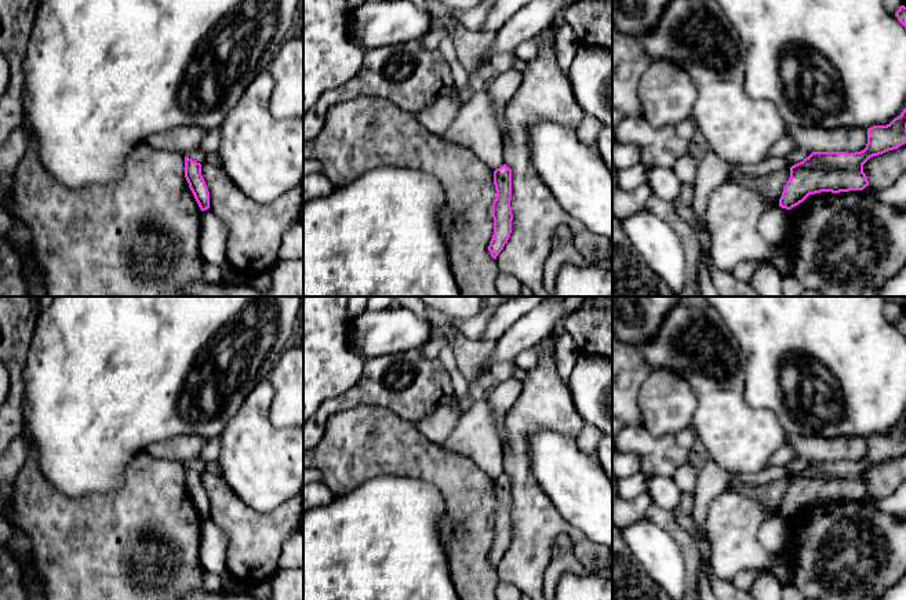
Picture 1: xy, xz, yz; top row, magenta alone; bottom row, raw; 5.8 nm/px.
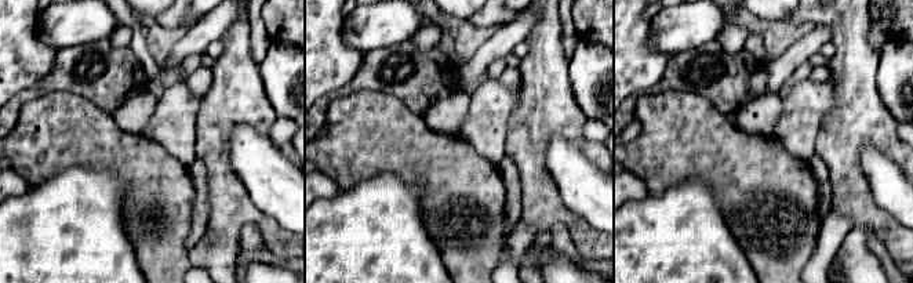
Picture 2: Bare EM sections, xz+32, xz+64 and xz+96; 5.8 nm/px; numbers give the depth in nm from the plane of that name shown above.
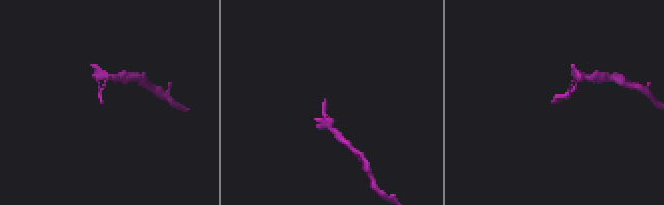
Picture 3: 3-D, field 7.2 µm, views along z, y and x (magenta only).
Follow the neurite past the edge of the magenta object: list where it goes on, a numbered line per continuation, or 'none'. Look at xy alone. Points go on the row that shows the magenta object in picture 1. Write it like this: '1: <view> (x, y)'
none

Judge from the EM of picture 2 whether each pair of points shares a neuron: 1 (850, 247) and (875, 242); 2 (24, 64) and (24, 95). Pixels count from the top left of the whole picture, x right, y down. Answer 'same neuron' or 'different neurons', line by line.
1: different neurons
2: different neurons

